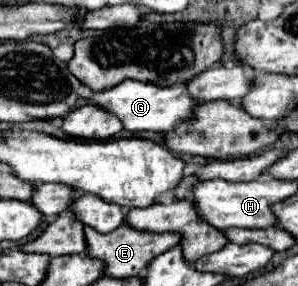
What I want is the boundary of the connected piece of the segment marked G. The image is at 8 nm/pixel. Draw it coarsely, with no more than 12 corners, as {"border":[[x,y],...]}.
{"border":[[123,81],[87,103],[129,133],[167,131],[197,101],[185,85]]}

